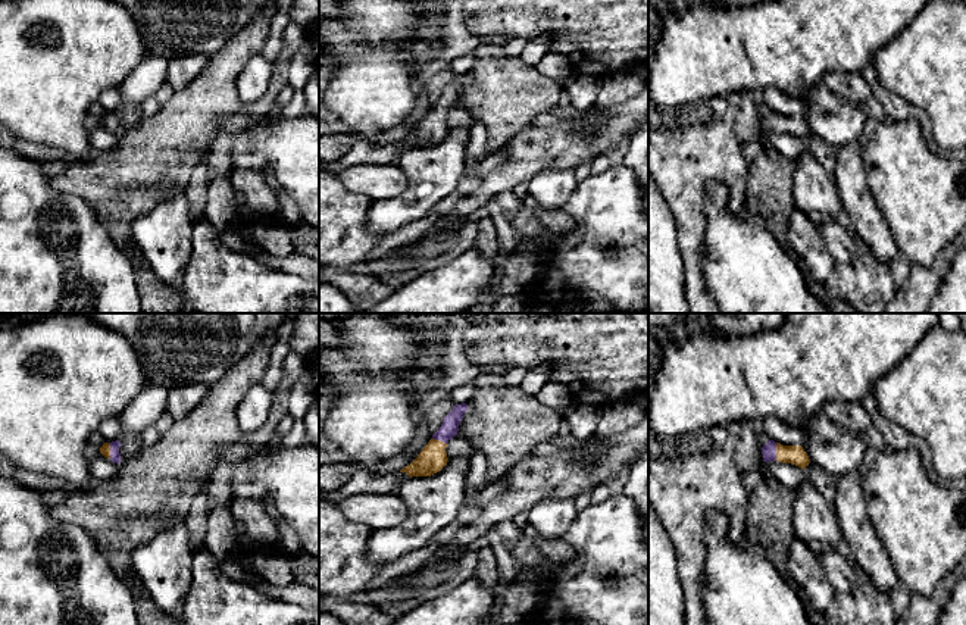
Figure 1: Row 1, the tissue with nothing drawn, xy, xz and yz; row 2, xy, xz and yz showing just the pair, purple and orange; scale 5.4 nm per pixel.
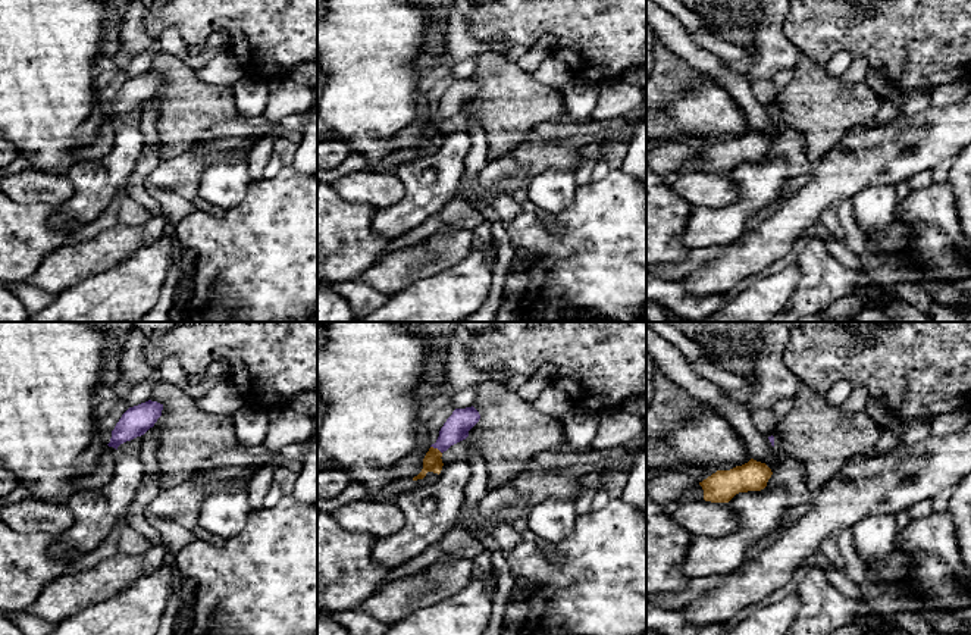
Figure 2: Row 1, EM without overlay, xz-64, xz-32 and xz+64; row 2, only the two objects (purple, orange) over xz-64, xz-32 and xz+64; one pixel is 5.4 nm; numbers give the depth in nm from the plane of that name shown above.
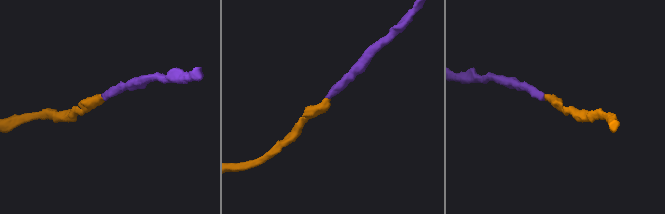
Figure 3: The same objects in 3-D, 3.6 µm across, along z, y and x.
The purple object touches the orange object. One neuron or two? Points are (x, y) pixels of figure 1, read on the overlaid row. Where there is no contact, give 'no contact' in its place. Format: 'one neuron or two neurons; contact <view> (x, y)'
one neuron; contact yz (775, 452)

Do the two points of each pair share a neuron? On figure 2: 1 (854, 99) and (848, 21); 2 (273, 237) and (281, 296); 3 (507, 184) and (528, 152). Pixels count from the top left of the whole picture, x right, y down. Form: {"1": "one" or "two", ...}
{"1": "two", "2": "one", "3": "one"}

